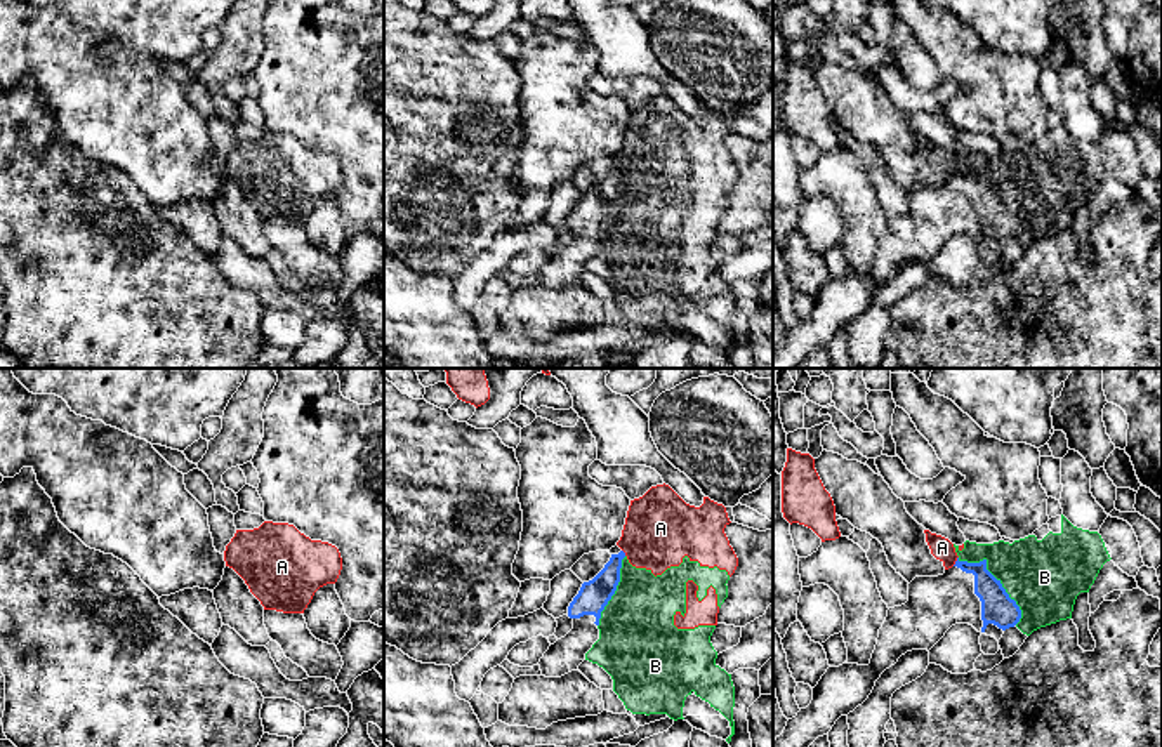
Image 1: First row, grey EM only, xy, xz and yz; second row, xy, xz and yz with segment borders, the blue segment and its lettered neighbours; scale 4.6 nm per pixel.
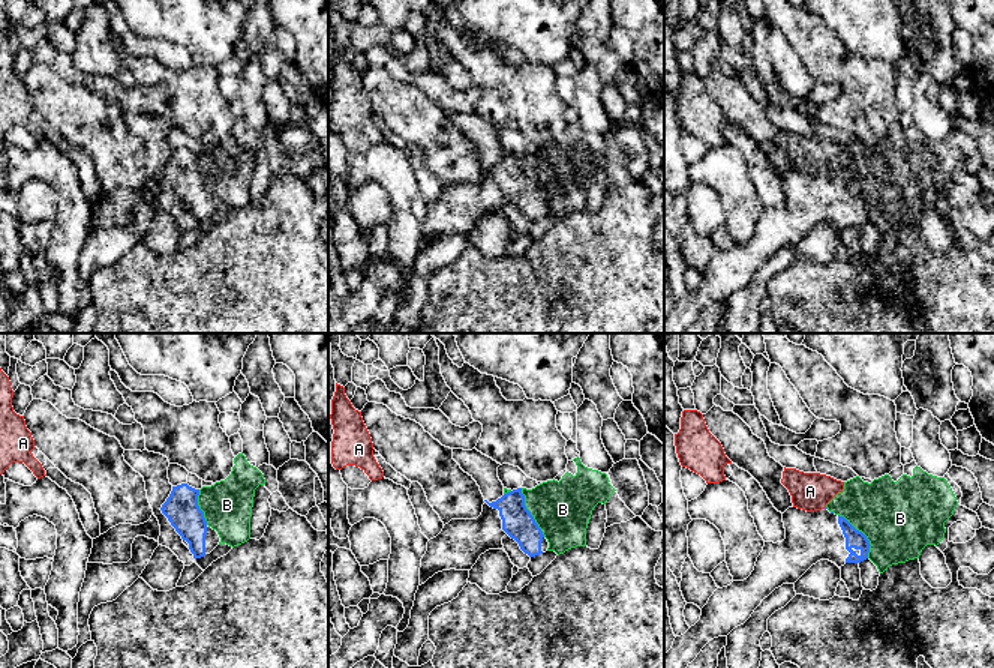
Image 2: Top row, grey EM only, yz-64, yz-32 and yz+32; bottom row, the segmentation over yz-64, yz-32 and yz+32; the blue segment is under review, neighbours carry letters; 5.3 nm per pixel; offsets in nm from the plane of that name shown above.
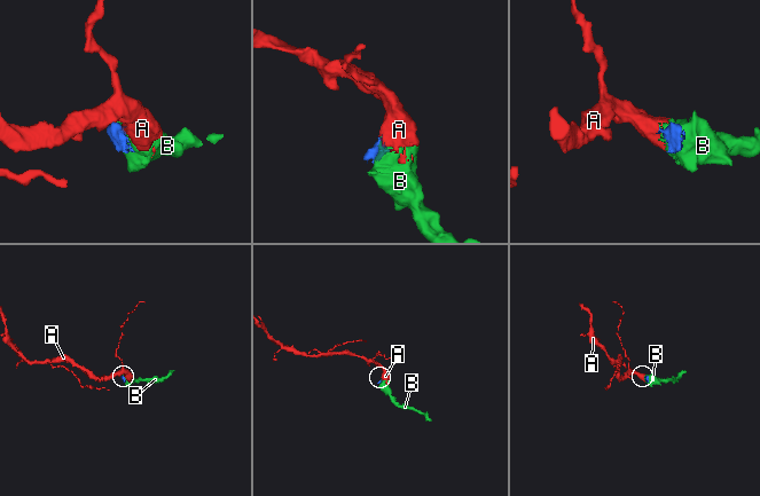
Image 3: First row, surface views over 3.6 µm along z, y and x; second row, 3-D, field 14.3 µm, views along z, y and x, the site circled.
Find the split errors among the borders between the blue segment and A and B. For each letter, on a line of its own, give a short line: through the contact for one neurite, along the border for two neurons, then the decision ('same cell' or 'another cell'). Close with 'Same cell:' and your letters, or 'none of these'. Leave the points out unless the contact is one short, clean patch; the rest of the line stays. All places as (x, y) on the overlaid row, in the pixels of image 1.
A: line yz (957, 556), (952, 565); another cell
B: another cell
Same cell: none of these

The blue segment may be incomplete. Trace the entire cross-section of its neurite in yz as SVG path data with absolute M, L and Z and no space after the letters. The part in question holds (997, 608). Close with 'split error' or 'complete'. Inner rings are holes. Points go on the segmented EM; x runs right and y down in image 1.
M987 559L955 565L938 577L915 577L908 601L888 610L868 665L829 667L813 688L813 700L787 721L773 747L809 747L829 735L841 716L848 716L872 693L881 674L912 650L931 650L955 624L985 632L988 624L1006 631L1021 618L1000 580L987 570Z; split error

